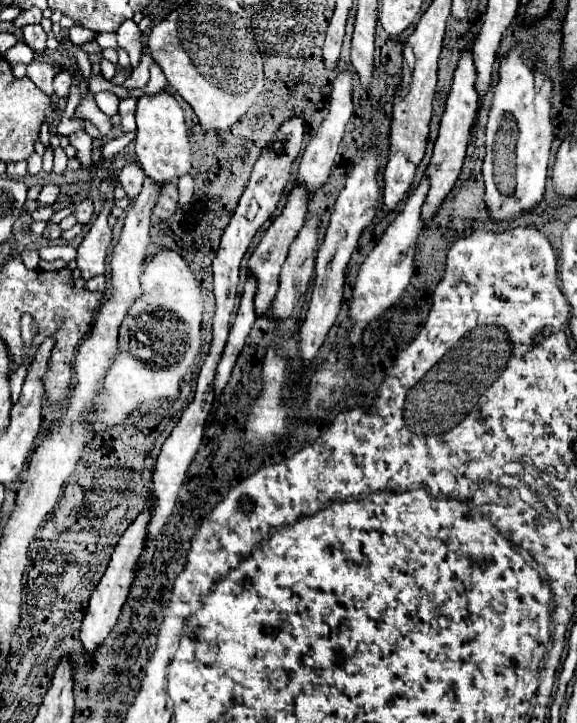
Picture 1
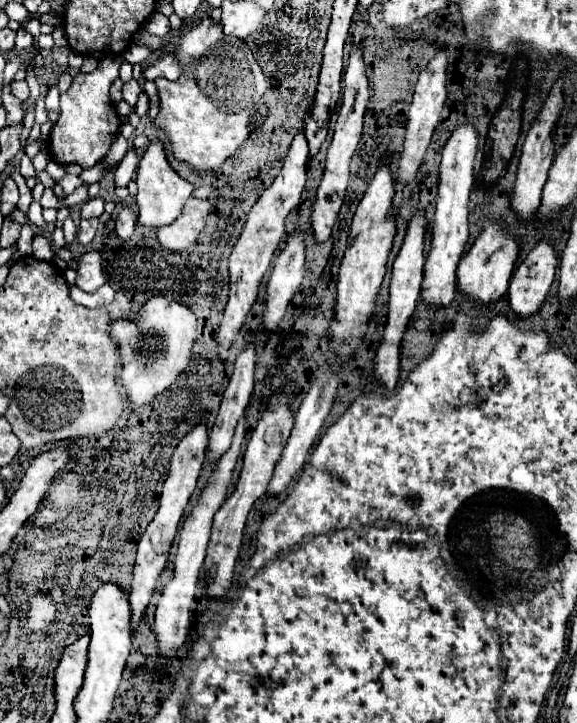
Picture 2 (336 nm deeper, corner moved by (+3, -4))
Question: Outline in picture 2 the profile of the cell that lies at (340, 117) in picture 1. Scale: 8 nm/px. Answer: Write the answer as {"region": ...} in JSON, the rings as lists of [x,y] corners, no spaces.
{"region":[[[305,231],[289,235],[283,251],[277,255],[269,283],[267,283],[267,309],[263,315],[263,327],[273,331],[285,309],[299,289],[305,275]]]}

